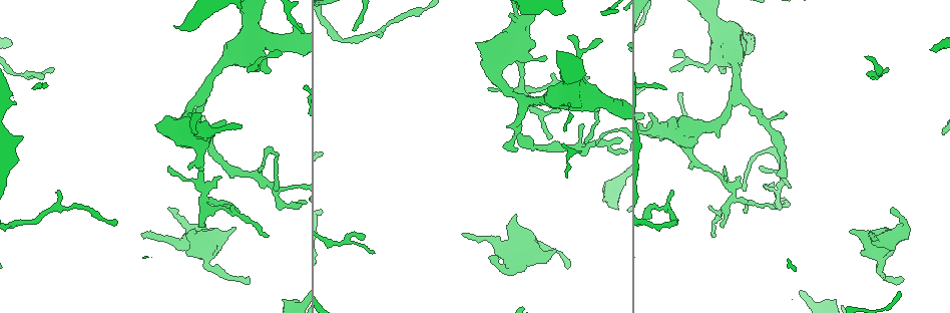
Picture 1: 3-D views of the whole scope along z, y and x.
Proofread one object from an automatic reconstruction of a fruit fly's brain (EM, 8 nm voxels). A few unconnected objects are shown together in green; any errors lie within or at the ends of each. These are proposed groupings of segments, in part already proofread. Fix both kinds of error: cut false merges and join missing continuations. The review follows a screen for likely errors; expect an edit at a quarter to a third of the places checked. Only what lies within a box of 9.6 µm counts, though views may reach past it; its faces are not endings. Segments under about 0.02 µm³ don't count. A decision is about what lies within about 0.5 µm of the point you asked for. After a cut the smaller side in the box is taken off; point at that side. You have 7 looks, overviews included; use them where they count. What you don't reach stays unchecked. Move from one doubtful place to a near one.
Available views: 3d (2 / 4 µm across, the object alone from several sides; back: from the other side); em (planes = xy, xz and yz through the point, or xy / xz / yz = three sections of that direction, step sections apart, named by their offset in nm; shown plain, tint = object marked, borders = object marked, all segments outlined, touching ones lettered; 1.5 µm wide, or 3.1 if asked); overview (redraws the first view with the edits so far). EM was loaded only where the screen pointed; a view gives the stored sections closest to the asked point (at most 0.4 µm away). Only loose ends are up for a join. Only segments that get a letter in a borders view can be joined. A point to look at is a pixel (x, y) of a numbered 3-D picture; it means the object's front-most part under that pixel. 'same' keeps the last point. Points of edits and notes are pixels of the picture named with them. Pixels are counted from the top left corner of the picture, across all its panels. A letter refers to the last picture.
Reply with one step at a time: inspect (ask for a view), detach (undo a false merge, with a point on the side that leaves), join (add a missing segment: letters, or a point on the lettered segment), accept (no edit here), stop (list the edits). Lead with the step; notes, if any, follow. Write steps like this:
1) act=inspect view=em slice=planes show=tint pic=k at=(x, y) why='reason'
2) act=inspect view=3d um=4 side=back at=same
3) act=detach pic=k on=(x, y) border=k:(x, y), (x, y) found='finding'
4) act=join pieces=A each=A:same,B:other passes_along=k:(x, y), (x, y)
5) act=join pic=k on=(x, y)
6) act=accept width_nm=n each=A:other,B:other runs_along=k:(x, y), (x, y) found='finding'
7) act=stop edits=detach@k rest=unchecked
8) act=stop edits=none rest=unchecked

act=inspect view=3d um=4 pic=1 at=(534, 47) why='branch stops here'

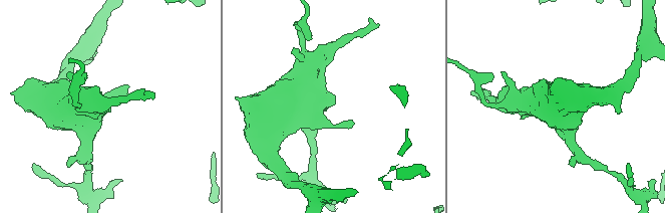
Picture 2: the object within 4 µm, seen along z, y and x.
act=inspect view=em slice=planes show=tint pic=2 at=(333, 103)

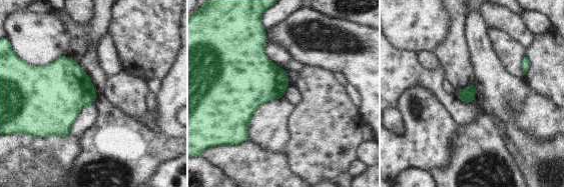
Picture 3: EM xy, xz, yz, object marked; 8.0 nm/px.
act=inspect view=em slice=planes show=borders at=same

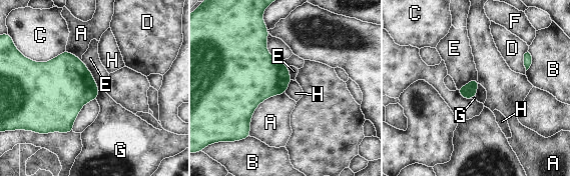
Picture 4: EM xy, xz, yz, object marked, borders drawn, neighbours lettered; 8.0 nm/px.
act=accept each=A:other,B:other,C:other,D:other,E:other,F:other,G:other,H:other border=4:(480, 83), (476, 89), (476, 97) found='none of them fits'

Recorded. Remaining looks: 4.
act=inspect view=em slice=planes show=borders pic=1 at=(228, 207) why='an open end'

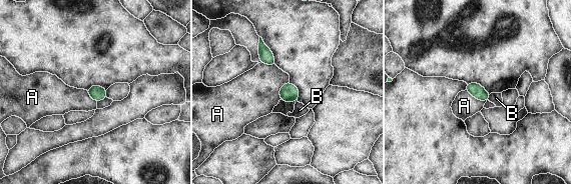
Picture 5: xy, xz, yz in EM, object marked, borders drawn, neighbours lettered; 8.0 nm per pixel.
act=accept each=A:other,B:other border=5:(465, 89), (476, 98), (486, 101) found='none of them fits'

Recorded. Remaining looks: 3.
act=inspect view=3d um=2 side=back pic=1 at=(461, 234) why='tapers out'

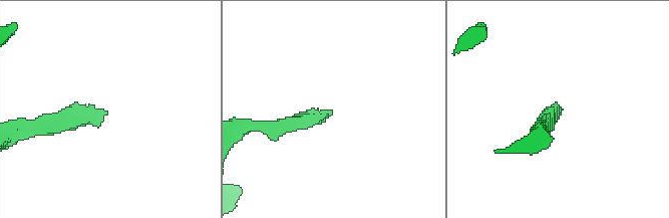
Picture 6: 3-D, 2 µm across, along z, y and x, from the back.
act=inspect view=em slice=planes show=borders pic=6 at=(331, 110)

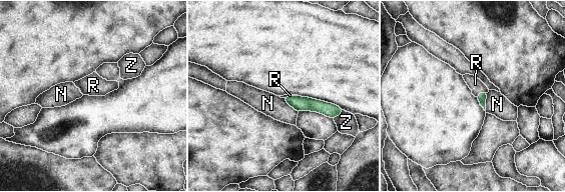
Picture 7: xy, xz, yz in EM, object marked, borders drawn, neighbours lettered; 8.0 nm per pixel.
act=join pieces=R each=N:other,R:same,Z:other passes_along=7:(482, 96), (481, 91), (476, 85) found='it goes on there'

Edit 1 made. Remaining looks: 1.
act=stop edits=join@7 rest=unchecked

